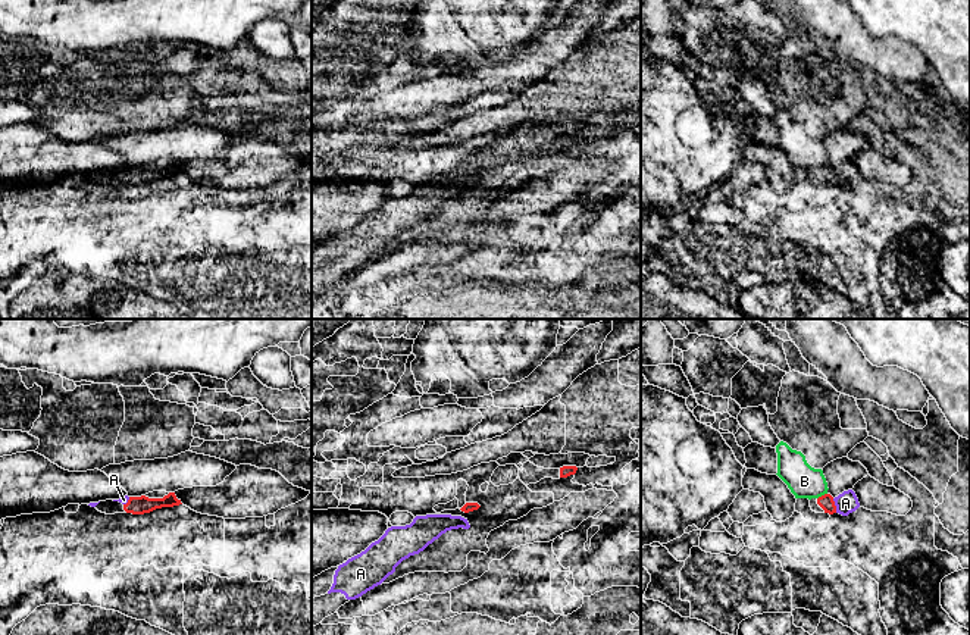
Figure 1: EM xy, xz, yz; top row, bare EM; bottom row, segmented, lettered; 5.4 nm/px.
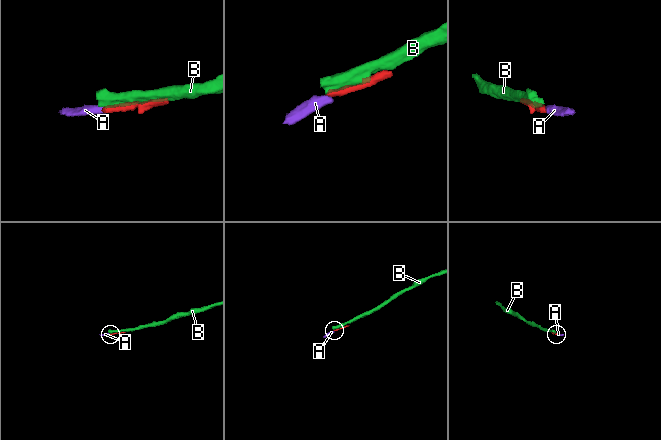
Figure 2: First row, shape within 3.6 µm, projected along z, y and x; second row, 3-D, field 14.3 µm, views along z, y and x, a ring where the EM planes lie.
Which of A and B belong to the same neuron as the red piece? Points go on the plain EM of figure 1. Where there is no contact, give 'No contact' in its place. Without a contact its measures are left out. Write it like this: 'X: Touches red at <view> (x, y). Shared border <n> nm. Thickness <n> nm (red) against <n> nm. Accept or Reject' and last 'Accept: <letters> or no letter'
A: Touches red at yz (835, 177). Shared border 80 nm. Thickness 80 nm (red) against 120 nm. Accept
B: Touches red at yz (822, 166). Shared border 70 nm. Thickness 80 nm (red) against 180 nm. Reject
Accept: A

